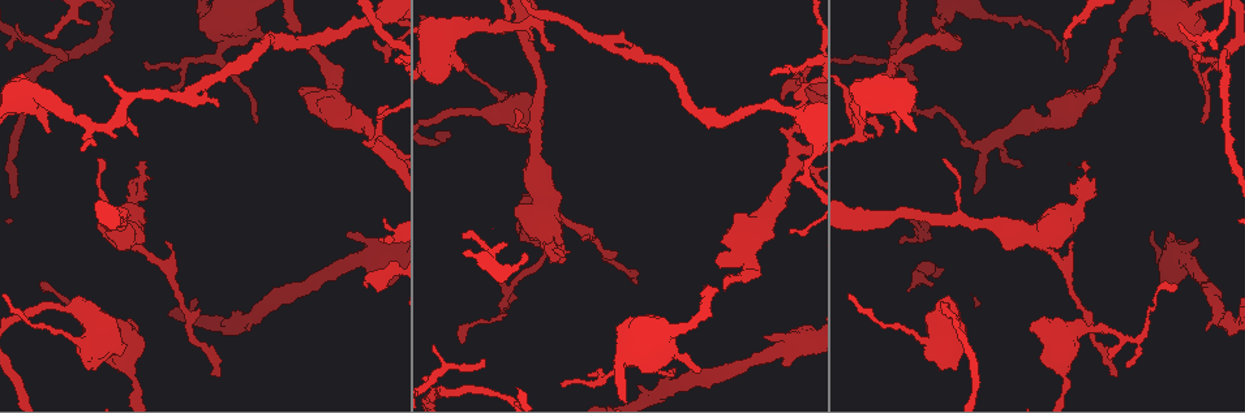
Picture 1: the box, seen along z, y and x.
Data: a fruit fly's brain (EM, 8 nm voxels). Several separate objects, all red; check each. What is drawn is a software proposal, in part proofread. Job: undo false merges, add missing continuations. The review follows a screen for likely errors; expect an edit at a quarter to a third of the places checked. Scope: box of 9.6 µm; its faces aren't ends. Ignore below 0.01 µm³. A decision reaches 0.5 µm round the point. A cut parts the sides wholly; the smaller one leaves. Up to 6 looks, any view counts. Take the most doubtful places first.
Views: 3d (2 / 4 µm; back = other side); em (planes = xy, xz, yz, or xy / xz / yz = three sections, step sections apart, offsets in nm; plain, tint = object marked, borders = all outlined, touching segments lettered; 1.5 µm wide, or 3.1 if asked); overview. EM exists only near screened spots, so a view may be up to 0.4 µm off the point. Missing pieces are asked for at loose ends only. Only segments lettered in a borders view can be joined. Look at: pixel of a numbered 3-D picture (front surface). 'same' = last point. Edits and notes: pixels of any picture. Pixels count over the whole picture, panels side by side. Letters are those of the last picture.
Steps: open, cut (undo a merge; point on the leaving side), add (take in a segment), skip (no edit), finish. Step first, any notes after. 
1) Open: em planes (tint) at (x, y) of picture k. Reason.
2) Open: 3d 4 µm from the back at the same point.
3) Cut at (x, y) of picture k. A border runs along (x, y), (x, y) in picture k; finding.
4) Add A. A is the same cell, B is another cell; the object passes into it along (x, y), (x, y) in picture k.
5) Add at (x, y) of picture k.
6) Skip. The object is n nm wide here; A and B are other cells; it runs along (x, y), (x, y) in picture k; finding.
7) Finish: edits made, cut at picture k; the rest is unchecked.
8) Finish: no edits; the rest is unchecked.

Open: em xz step 8 (tint) at (1110, 355) of picture 1. Tapers out.

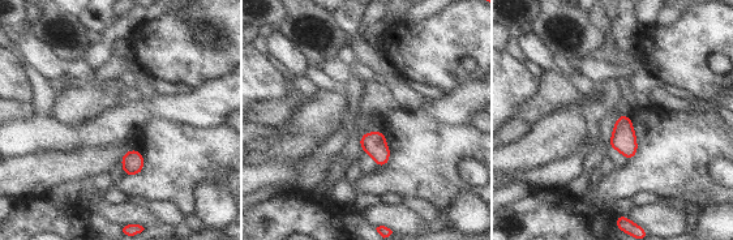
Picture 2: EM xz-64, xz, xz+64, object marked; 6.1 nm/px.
Open: em xz step 8 (borders) at the same point. See the neighbours.

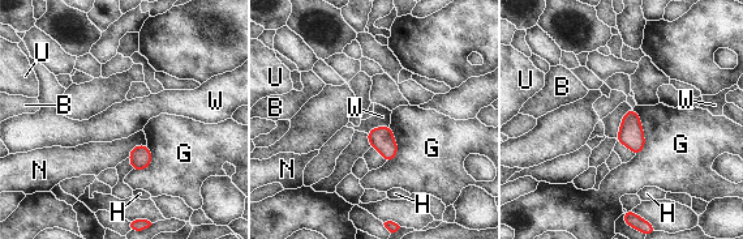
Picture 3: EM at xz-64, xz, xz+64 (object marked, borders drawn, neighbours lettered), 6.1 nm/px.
Skip. The object is 140 nm wide here; B, G, H, N, U and W are other cells; a border runs along (634, 107), (644, 140), (636, 156) in picture 3; no lettered segment goes on from it.

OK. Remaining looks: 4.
Open: em xz step 4 (borders) at (503, 27) of picture 1. Abrupt turn.

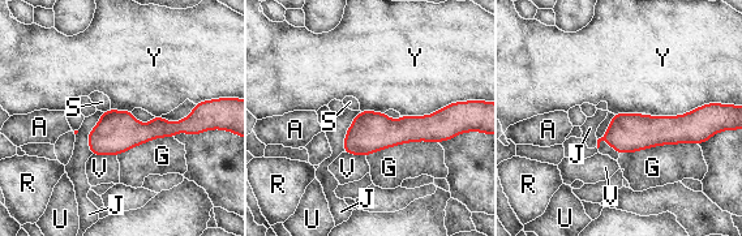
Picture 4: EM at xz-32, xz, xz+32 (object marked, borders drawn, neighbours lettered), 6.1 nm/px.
Skip. A, G, J, R, S, U, V and Y are other cells; it runs along (447, 136), (369, 132), (347, 150) in picture 4; continuous, no second neuron.

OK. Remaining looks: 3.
Open: 3d 4 µm from the back at (1099, 90) of picture 1. Stops while still wide.

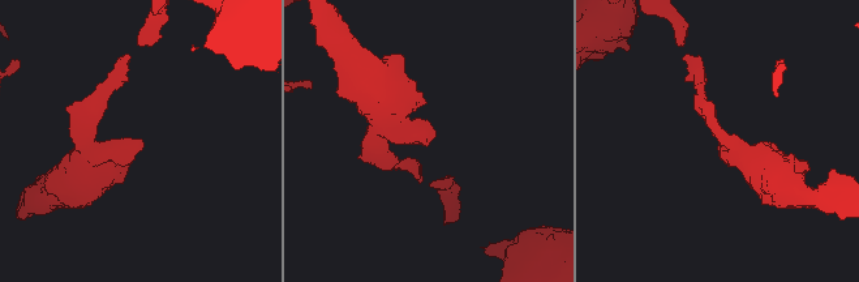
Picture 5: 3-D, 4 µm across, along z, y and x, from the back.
Open: em xz step 8 (borders) at (138, 140) of picture 5. Need the tissue.

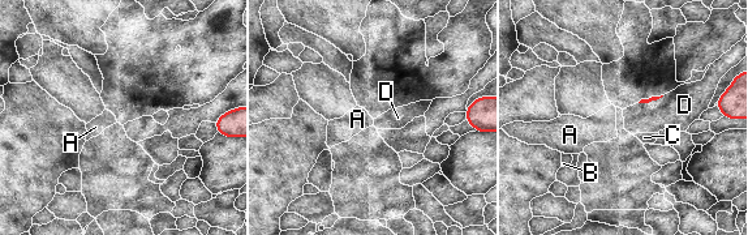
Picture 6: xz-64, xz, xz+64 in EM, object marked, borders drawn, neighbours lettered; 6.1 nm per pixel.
Open: em planes (borders) at the same point. Another direction.

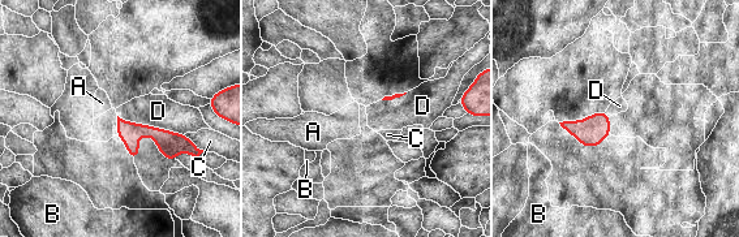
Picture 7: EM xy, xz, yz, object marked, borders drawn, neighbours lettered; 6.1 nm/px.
Skip. A, B, C and D are other cells; a border runs along (117, 115), (129, 121), (183, 134) in picture 7; no lettered segment goes on from it.

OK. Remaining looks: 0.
Finish: no edits; the rest is unchecked.

